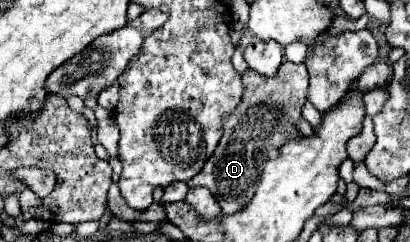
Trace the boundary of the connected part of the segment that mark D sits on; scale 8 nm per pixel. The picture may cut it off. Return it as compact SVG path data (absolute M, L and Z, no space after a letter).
M285 61L275 77L263 77L251 69L243 73L245 93L231 115L223 117L223 137L215 153L207 159L203 171L189 179L191 187L207 187L219 201L223 213L233 213L249 203L255 183L261 175L261 165L273 159L281 145L289 139L301 137L295 121L301 117L301 107L307 99L309 77L303 63Z

